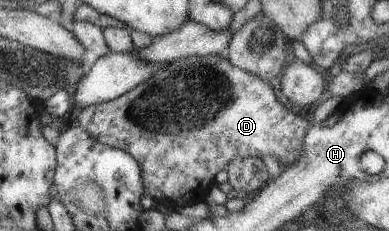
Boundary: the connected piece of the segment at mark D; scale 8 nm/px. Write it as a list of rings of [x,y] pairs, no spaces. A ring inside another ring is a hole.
[[[219,55],[172,60],[122,95],[82,108],[76,121],[90,137],[131,155],[141,167],[143,195],[150,195],[154,201],[168,201],[174,208],[202,202],[214,184],[214,175],[233,157],[270,155],[286,169],[301,154],[303,135],[309,127],[300,115],[282,106],[269,82],[219,59]]]

